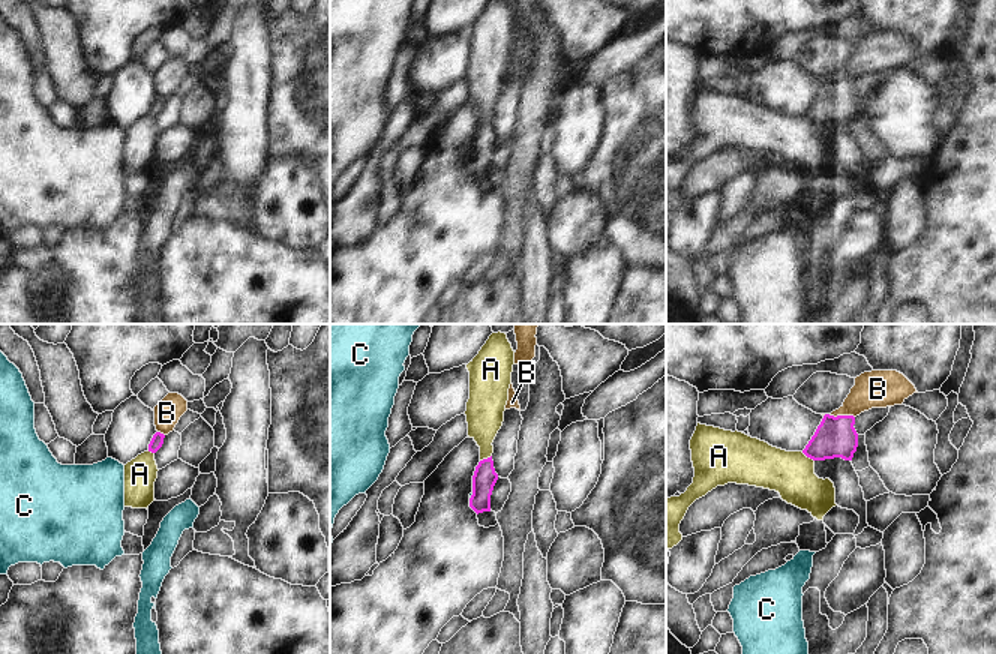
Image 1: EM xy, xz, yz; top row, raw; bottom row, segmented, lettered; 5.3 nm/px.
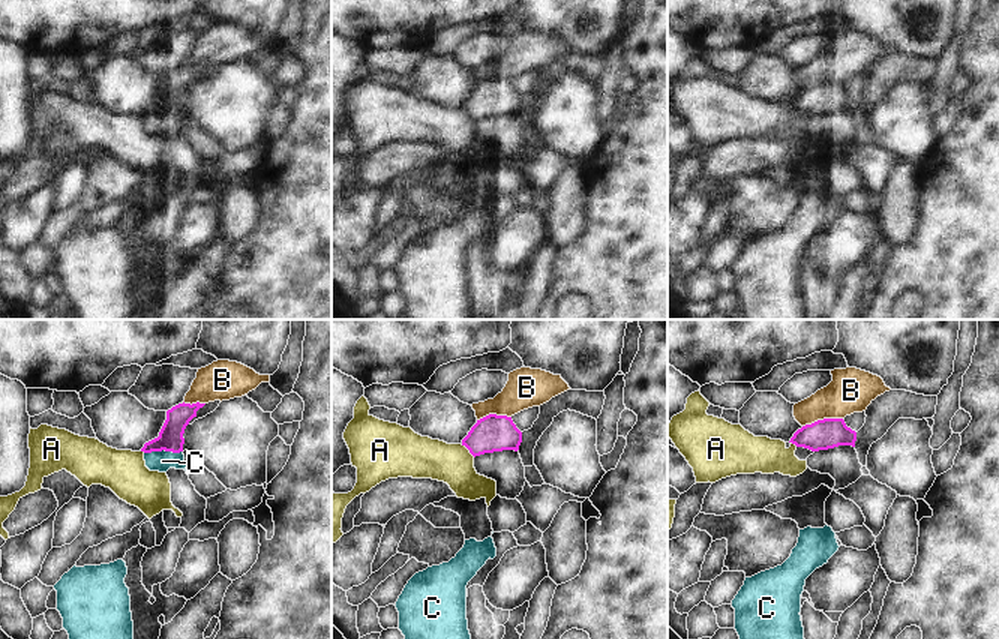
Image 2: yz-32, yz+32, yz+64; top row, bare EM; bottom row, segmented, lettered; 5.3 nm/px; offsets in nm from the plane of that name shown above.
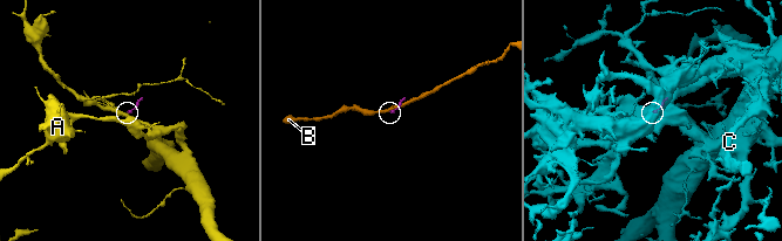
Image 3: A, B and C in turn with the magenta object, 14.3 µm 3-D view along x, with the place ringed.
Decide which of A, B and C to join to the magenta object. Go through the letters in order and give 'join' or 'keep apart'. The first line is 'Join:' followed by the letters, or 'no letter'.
Join: no letter
A: keep apart
B: keep apart
C: keep apart

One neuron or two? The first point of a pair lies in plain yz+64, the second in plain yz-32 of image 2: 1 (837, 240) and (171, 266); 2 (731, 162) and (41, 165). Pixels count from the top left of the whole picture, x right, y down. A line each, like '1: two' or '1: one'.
1: two
2: one

